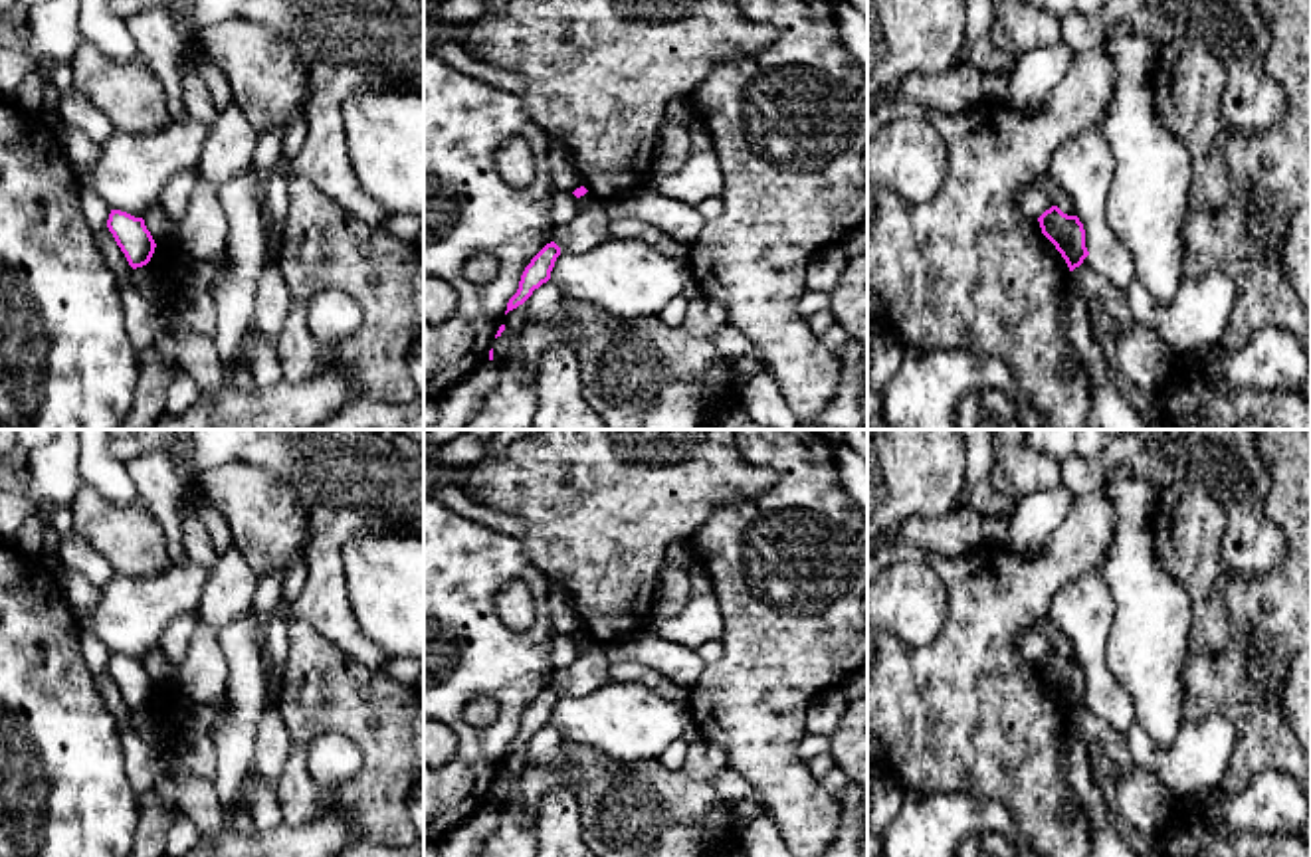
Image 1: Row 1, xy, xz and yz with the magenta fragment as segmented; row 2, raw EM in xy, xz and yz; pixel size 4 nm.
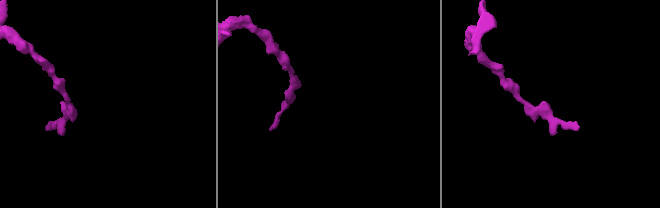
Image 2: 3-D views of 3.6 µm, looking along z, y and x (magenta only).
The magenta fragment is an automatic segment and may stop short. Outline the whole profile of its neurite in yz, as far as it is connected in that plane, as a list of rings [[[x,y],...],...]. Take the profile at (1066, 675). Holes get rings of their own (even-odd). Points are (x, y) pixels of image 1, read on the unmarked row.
[[[1058,649],[1046,653],[1040,661],[1042,677],[1056,689],[1069,714],[1079,711],[1089,699],[1085,691],[1085,673],[1077,659],[1063,657]]]

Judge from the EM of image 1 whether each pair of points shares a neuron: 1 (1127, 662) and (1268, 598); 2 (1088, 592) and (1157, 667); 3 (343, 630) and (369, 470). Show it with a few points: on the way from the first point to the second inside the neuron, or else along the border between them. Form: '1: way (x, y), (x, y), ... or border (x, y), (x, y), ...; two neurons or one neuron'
1: border (1187, 590), (1189, 650), (1181, 681); two neurons
2: border (1102, 574), (1113, 602), (1108, 666); two neurons
3: way (327, 590), (327, 533), (337, 509); one neuron

